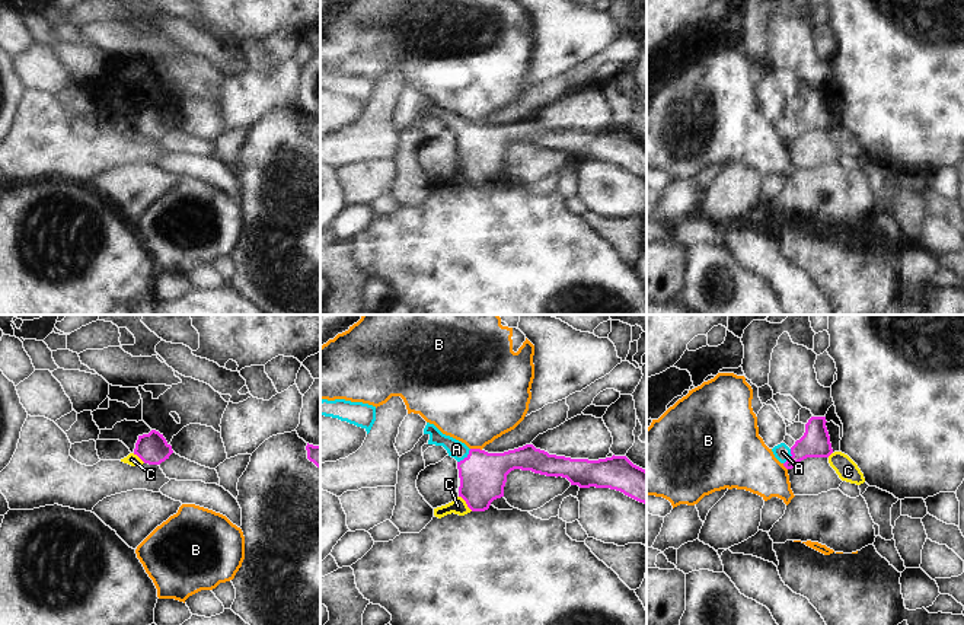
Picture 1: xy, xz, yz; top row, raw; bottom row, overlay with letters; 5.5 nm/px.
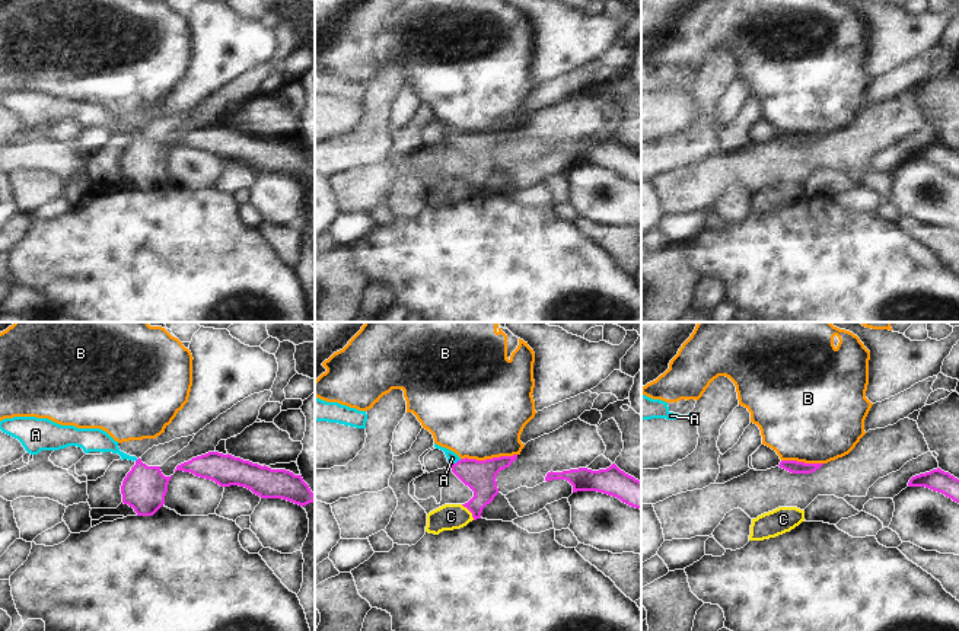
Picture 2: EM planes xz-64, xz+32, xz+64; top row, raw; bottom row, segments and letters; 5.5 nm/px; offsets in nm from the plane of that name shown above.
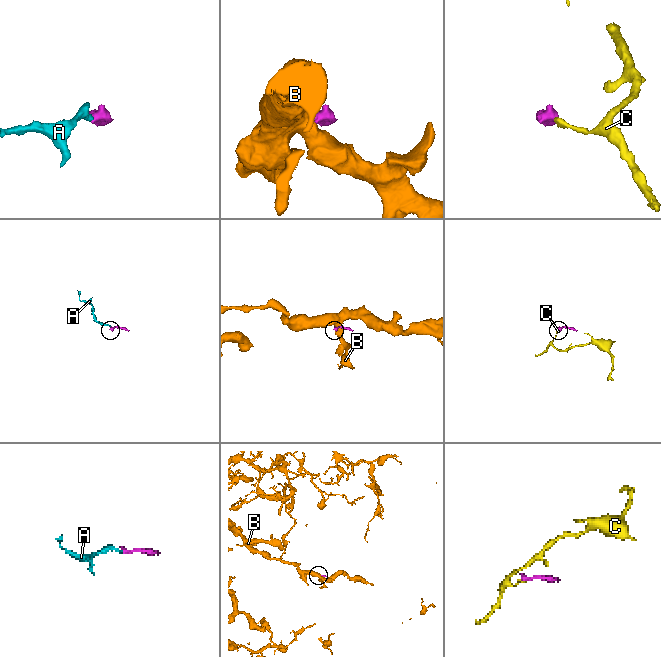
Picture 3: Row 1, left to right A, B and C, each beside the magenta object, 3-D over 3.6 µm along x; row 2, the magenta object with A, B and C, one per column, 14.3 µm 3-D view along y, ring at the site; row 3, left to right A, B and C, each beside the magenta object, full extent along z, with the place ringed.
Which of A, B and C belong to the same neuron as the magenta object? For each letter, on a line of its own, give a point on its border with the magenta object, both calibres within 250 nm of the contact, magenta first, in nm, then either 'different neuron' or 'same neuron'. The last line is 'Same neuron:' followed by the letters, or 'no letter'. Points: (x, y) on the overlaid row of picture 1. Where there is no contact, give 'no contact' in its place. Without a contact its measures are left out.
A: meets magenta in xz at (465, 458); 260 nm thick on the magenta side, 100 nm on the other; same neuron
B: meets magenta in xz at (476, 449); 260 nm thick on the magenta side, 440 nm on the other; different neuron
C: meets magenta in xz at (466, 503); 260 nm thick on the magenta side, 90 nm on the other; different neuron
Same neuron: A

